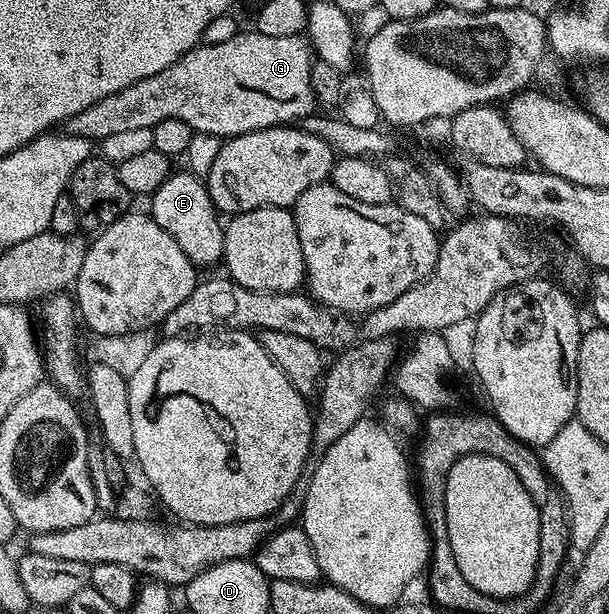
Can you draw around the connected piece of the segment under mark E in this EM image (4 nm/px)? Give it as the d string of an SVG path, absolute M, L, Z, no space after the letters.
M173 171L168 178L150 195L150 215L186 251L186 255L197 267L219 266L224 260L224 225L216 204L210 199L207 184L191 171Z

